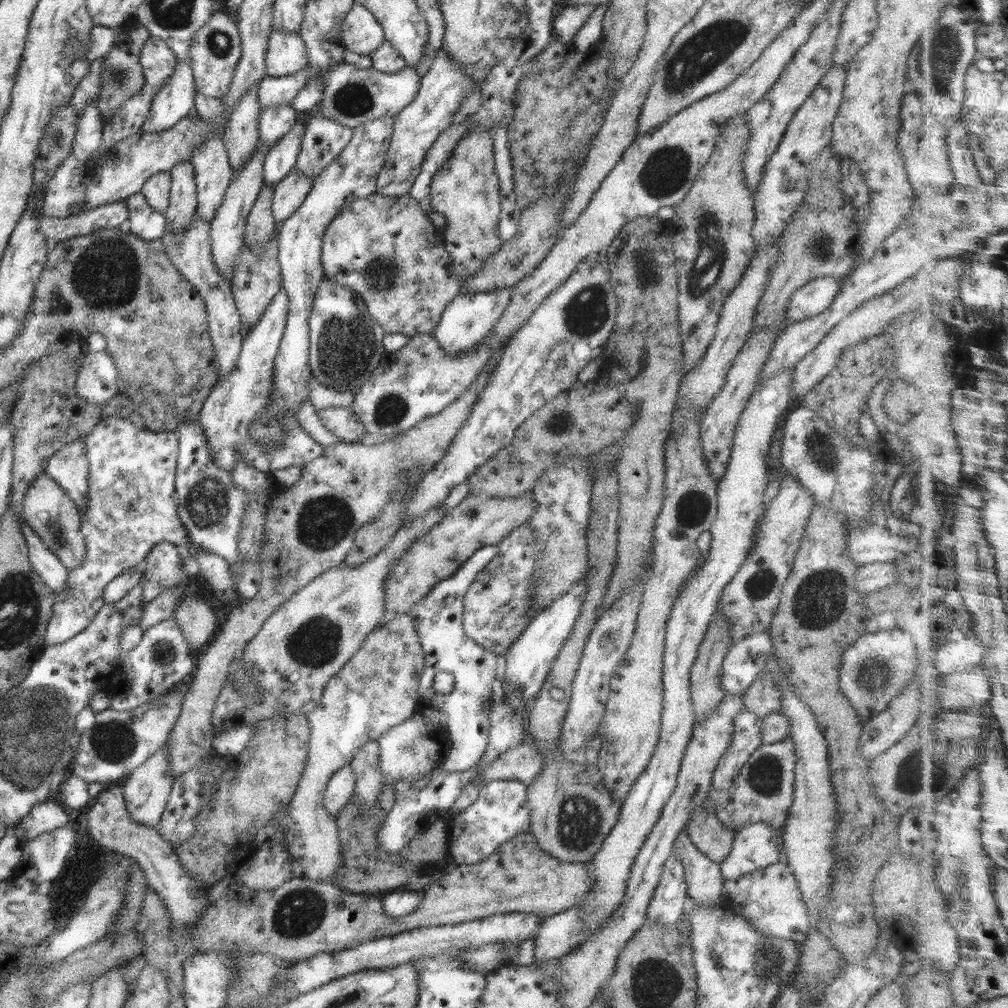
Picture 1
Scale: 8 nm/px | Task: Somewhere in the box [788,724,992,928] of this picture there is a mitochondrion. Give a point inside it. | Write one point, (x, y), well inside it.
(915, 773)

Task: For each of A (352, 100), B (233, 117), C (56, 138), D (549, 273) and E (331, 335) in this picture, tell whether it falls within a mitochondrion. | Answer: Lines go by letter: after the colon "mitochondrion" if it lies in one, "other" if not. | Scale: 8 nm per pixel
A: mitochondrion
B: other
C: mitochondrion
D: other
E: mitochondrion

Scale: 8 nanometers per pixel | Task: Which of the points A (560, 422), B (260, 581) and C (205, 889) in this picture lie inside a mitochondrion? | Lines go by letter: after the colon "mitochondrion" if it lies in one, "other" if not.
A: mitochondrion
B: other
C: other

